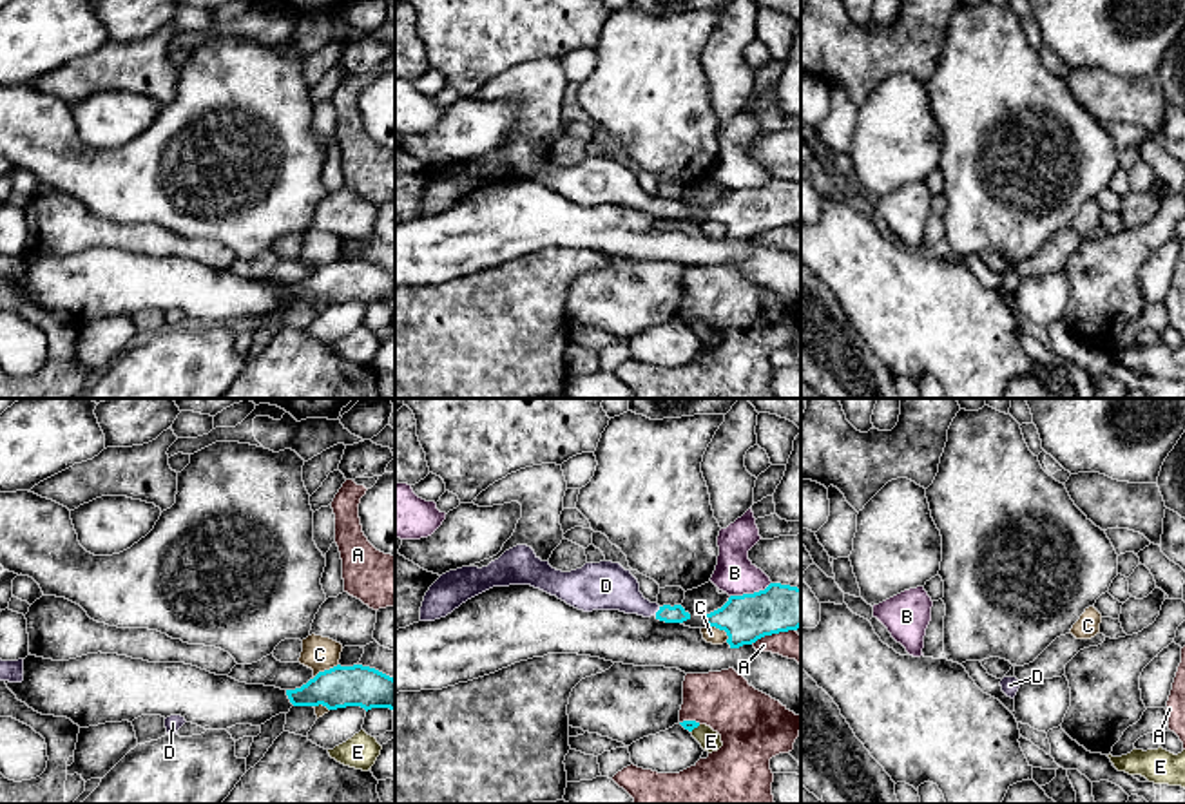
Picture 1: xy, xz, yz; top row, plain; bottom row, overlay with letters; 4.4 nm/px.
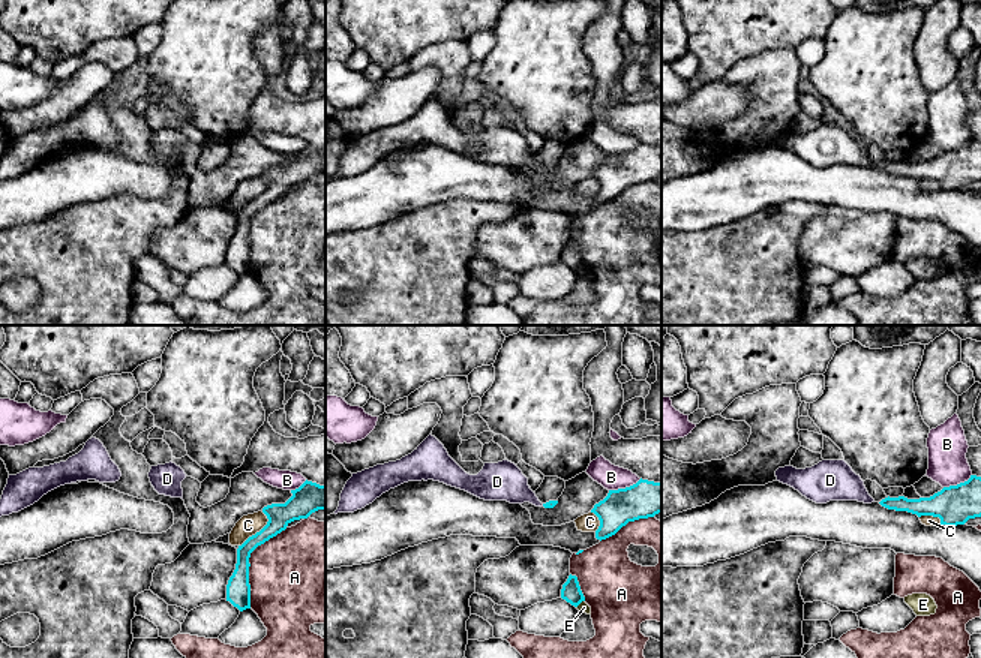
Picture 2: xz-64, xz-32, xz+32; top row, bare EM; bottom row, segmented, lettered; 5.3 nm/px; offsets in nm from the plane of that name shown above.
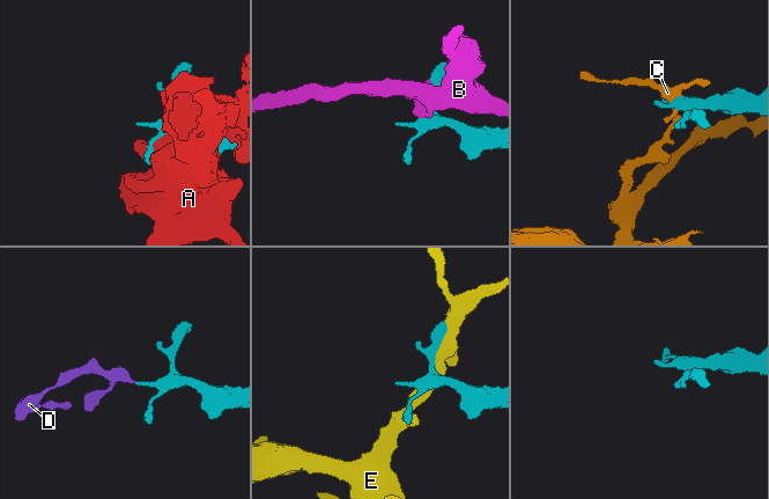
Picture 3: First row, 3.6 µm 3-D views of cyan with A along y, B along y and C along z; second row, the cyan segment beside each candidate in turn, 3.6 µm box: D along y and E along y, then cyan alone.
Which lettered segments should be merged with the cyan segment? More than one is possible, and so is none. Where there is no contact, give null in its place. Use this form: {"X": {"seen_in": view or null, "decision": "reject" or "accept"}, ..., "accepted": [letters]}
{"A": {"seen_in": "xz", "decision": "reject"}, "B": {"seen_in": "xz", "decision": "reject"}, "C": {"seen_in": "xz", "decision": "reject"}, "D": {"seen_in": "xz", "decision": "accept"}, "E": {"seen_in": "xz", "decision": "reject"}, "accepted": ["D"]}

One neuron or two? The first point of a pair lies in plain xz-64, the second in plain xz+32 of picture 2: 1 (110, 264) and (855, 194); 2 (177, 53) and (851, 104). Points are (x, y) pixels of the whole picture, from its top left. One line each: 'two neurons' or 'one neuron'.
1: two neurons
2: one neuron

